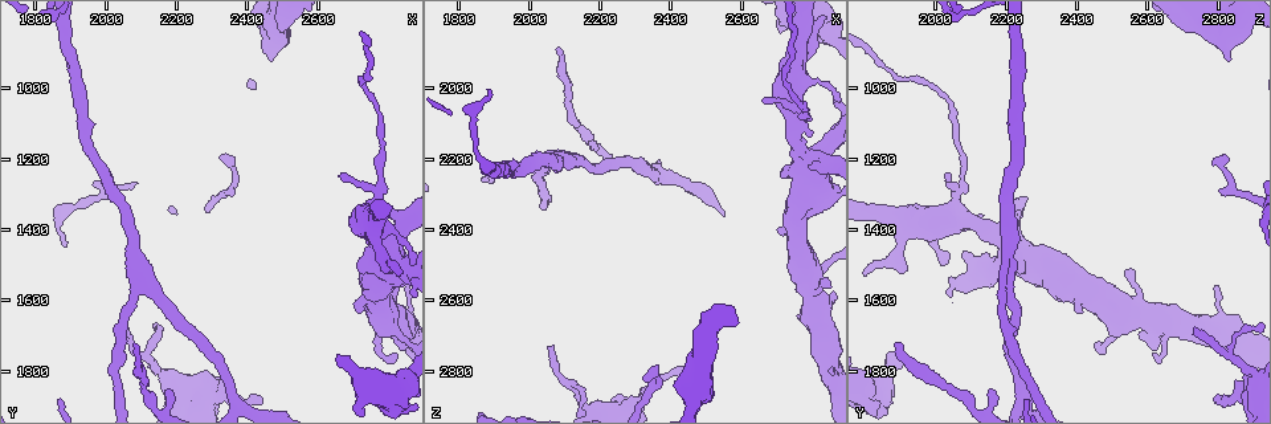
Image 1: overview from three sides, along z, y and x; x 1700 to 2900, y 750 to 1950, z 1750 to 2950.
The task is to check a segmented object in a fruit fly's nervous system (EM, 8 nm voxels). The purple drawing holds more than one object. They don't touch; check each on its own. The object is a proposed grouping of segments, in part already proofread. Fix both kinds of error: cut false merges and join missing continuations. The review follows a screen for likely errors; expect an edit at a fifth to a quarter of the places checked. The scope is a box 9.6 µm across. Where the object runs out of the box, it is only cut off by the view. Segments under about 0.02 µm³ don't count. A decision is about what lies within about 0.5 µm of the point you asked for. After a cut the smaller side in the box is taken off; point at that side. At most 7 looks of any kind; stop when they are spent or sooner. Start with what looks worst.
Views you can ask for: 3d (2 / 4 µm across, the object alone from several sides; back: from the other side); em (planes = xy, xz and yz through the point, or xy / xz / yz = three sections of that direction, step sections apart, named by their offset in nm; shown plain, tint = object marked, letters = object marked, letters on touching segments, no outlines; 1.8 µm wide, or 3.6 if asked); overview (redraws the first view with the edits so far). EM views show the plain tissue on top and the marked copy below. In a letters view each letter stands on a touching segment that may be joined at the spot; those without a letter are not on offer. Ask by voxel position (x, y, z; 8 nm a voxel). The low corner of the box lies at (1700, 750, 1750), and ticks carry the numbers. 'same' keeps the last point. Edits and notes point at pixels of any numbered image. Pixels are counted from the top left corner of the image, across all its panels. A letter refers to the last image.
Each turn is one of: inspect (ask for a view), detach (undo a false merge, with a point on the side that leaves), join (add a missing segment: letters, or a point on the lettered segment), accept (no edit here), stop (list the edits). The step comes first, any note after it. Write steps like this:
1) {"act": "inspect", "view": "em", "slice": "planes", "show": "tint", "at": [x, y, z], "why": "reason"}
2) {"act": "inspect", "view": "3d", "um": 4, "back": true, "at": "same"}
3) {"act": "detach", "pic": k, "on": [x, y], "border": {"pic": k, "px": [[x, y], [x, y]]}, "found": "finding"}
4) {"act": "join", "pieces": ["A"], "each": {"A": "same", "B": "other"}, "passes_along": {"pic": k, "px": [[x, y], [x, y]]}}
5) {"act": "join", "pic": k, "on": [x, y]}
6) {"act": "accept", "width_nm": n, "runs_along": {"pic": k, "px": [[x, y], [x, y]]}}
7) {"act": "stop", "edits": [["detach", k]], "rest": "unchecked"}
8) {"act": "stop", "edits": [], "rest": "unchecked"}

{"act": "inspect", "view": "em", "slice": "planes", "show": "letters", "at": [2080, 1730, 1890], "why": "end of a long branch"}

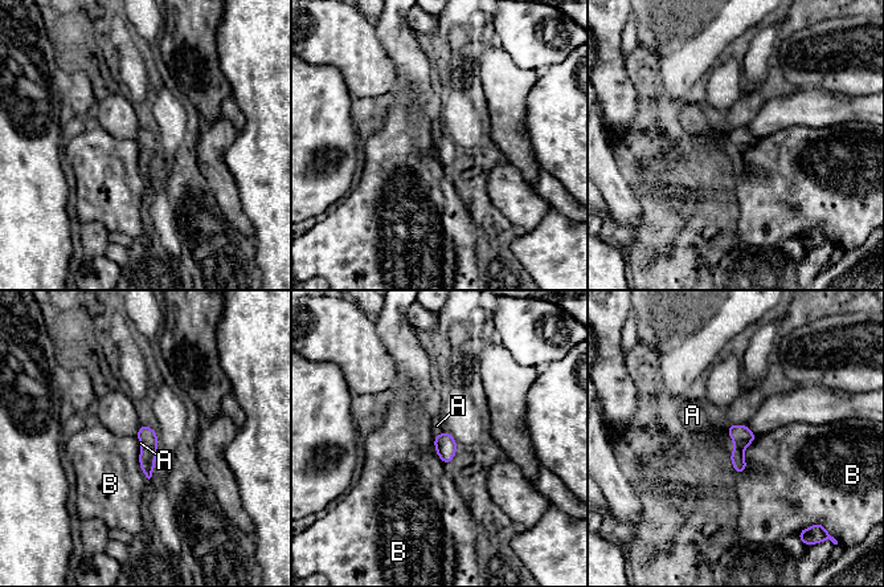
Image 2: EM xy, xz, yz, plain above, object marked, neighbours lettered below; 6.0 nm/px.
{"act": "join", "pieces": ["A"], "each": {"A": "same", "B": "other"}, "passes_along": {"pic": 2, "px": [[741, 435], [733, 441], [698, 422]]}, "found": "the neuron continues"}

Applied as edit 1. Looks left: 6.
{"act": "inspect", "view": "3d", "um": 4, "at": [2170, 1860, 2160], "why": "free end"}

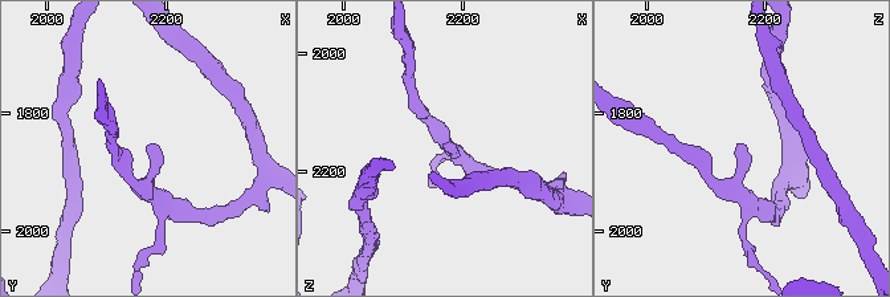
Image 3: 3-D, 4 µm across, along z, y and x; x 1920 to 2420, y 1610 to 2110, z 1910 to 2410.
{"act": "inspect", "view": "em", "slice": "planes", "show": "letters", "at": [2180, 1855, 2150], "why": "need the tissue"}

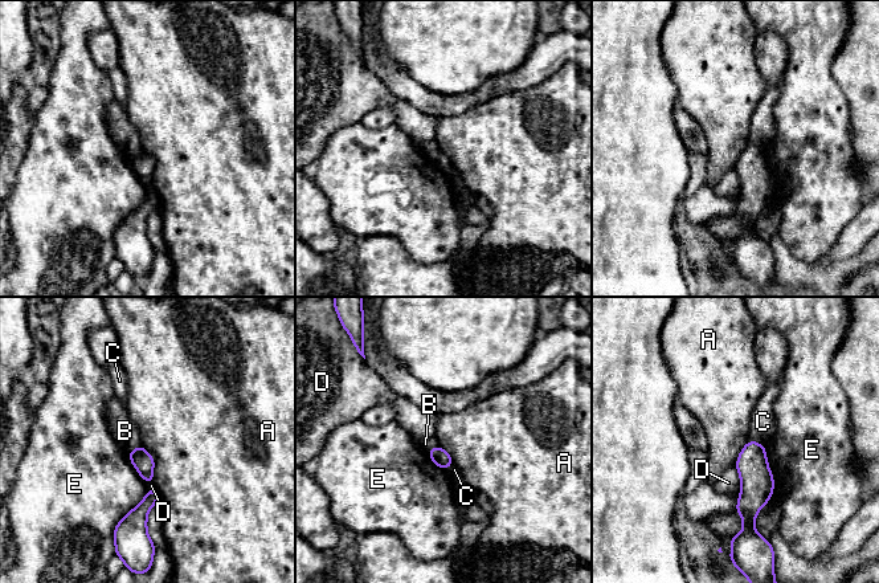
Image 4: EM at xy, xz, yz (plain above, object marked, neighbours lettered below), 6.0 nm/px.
{"act": "accept", "width_nm": 100, "each": {"A": "other", "B": "other", "C": "other", "D": "other", "E": "other"}, "found": "no lettered segment goes on from it"}

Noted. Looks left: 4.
{"act": "inspect", "view": "em", "slice": "planes", "show": "letters", "at": [2060, 1680, 2730]}

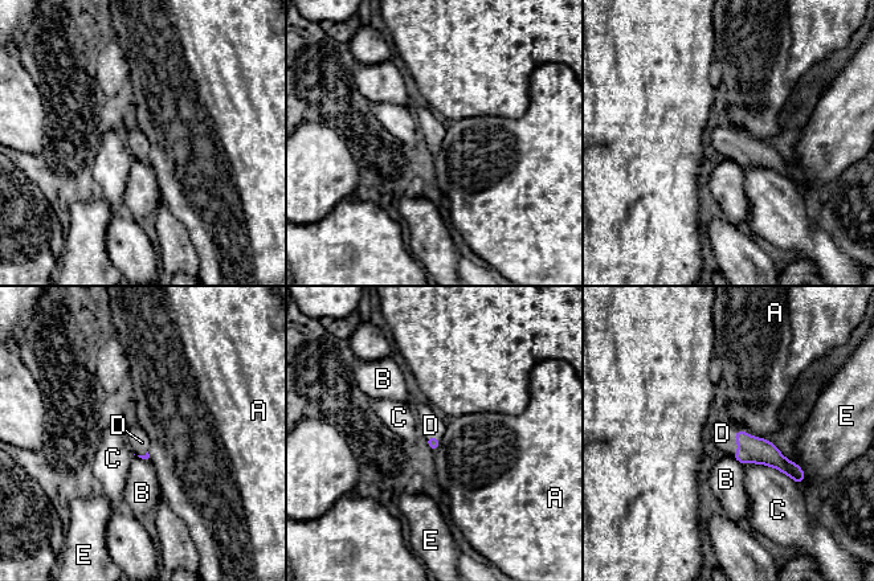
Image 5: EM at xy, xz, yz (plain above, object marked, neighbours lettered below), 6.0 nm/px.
{"act": "join", "pieces": ["D"], "each": {"A": "other", "B": "other", "C": "other", "D": "same", "E": "other"}, "passes_along": {"pic": 5, "px": [[751, 450], [738, 442], [722, 433]]}, "found": "it goes on there"}

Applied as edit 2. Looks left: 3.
{"act": "stop", "edits": [["join", 2], ["join", 5]], "rest": "unchecked"}

